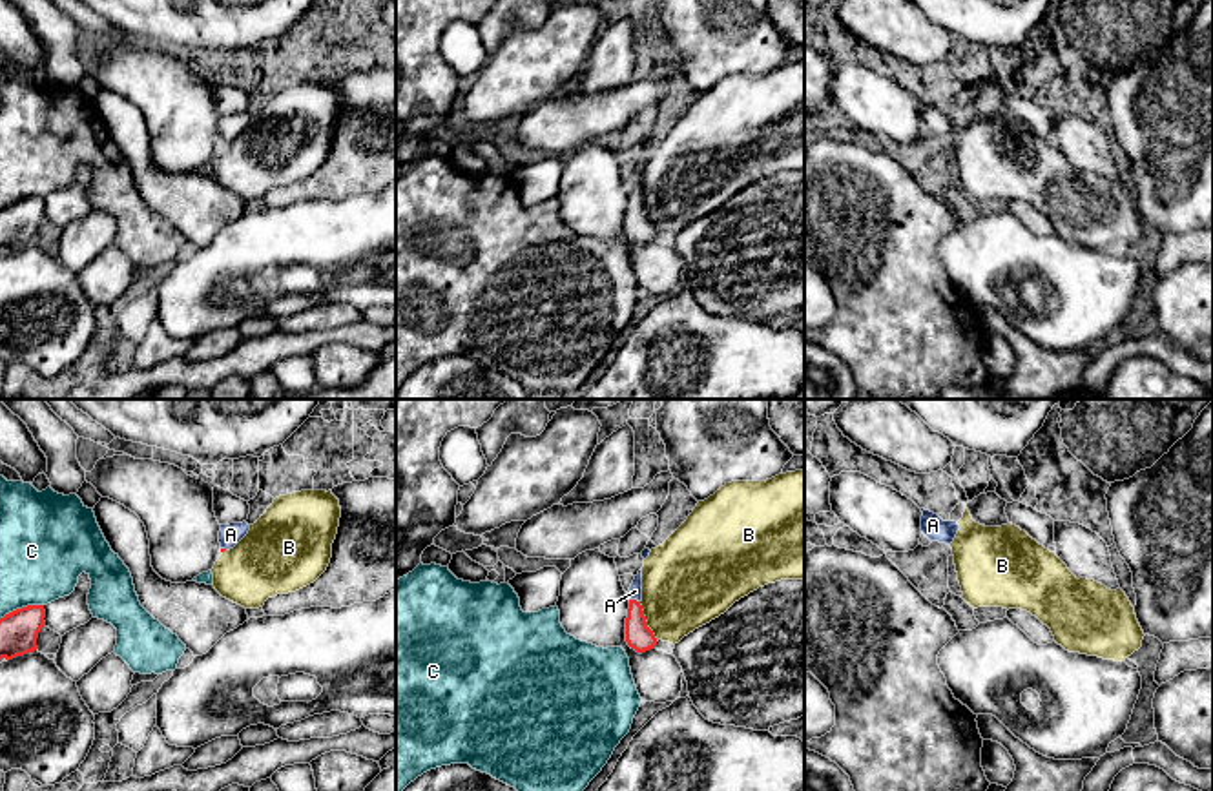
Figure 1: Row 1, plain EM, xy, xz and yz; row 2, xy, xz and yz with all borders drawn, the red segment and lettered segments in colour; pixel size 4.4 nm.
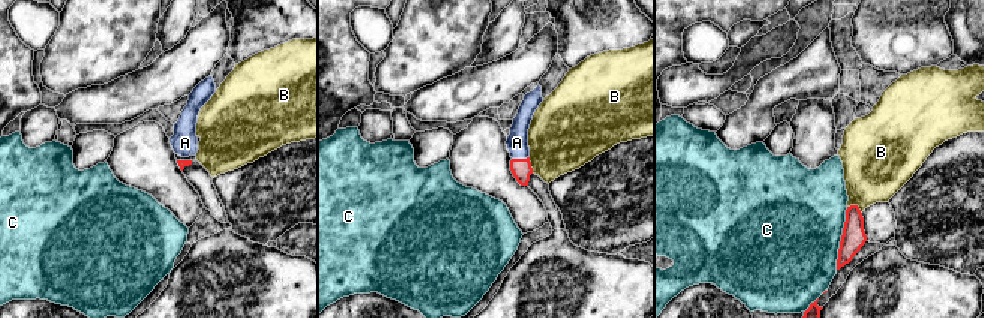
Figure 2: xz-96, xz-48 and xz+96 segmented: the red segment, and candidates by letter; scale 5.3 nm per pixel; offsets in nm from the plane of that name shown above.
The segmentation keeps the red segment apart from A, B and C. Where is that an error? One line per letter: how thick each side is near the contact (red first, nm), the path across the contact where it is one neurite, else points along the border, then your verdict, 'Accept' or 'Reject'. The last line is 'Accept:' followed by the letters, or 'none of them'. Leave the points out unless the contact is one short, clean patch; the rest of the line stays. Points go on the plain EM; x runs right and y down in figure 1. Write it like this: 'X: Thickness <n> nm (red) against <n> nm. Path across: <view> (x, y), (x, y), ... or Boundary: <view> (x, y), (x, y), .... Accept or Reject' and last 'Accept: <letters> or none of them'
A: Thickness 120 nm (red) against 60 nm. Path across: xz (639, 228), (635, 192), (635, 183). Accept
B: Thickness 120 nm (red) against 400 nm. Reject
C: Thickness 170 nm (red) against 380 nm. Reject
Accept: A

